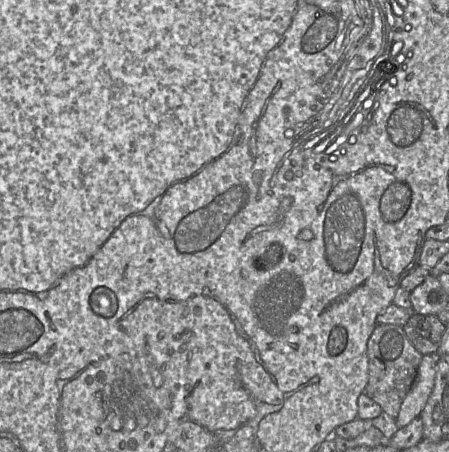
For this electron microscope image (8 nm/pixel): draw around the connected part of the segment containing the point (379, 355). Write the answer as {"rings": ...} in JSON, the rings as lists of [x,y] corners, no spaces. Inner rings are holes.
{"rings":[[[376,324],[367,341],[367,356],[368,383],[364,392],[384,413],[396,420],[400,406],[416,378],[423,355],[415,349],[401,326]]]}

